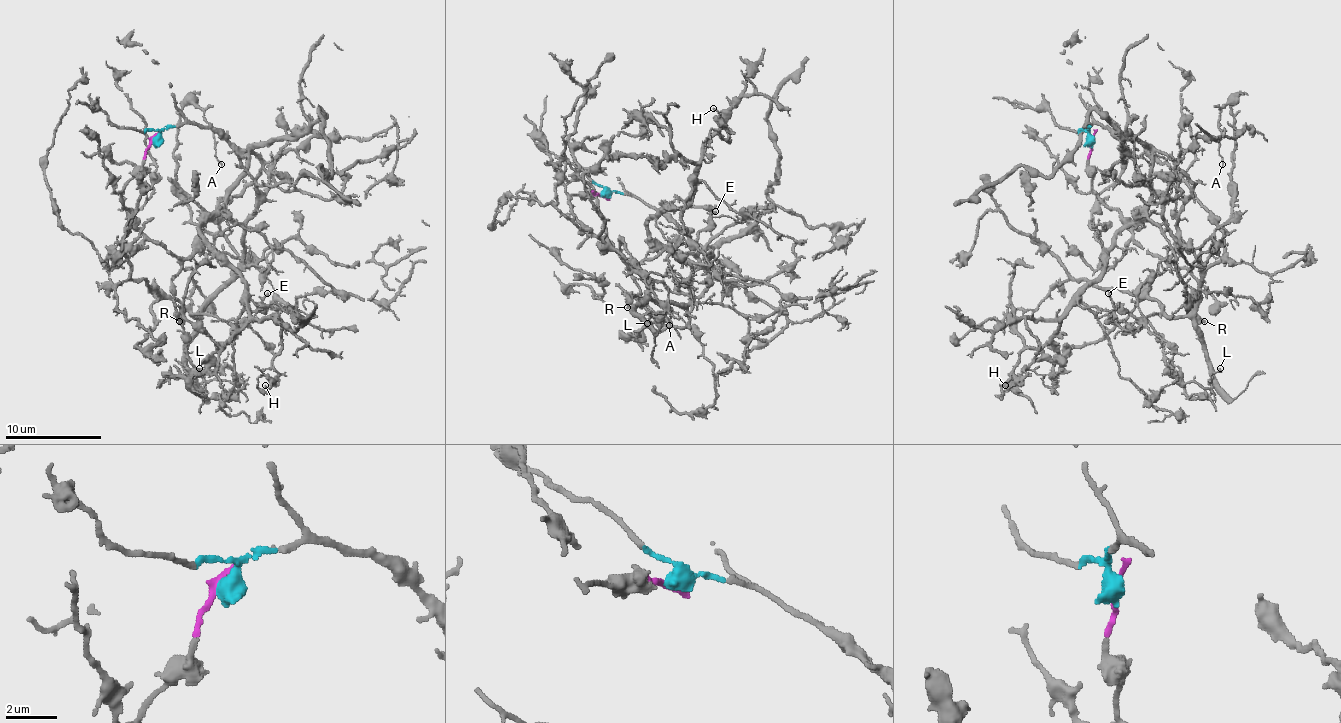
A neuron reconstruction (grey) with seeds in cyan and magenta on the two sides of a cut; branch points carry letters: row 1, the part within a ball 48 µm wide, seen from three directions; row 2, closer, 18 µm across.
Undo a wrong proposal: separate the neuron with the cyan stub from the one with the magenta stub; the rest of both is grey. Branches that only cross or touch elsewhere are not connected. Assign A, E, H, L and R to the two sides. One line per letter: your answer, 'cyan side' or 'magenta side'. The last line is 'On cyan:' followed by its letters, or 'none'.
A: cyan side
E: cyan side
H: magenta side
L: cyan side
R: magenta side
On cyan: A, E, L

